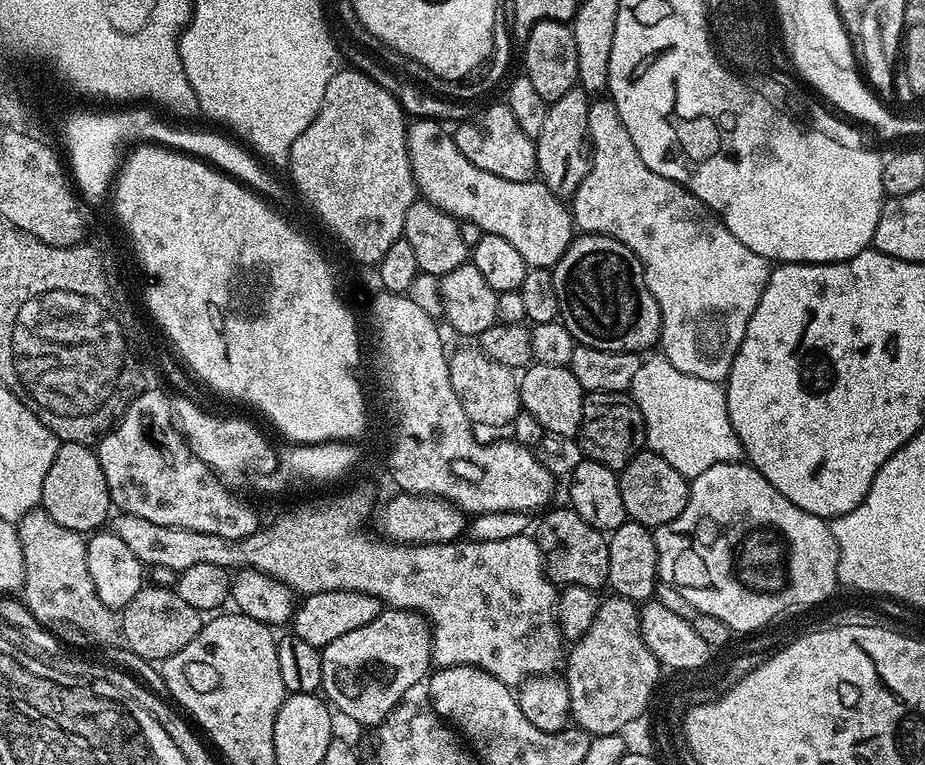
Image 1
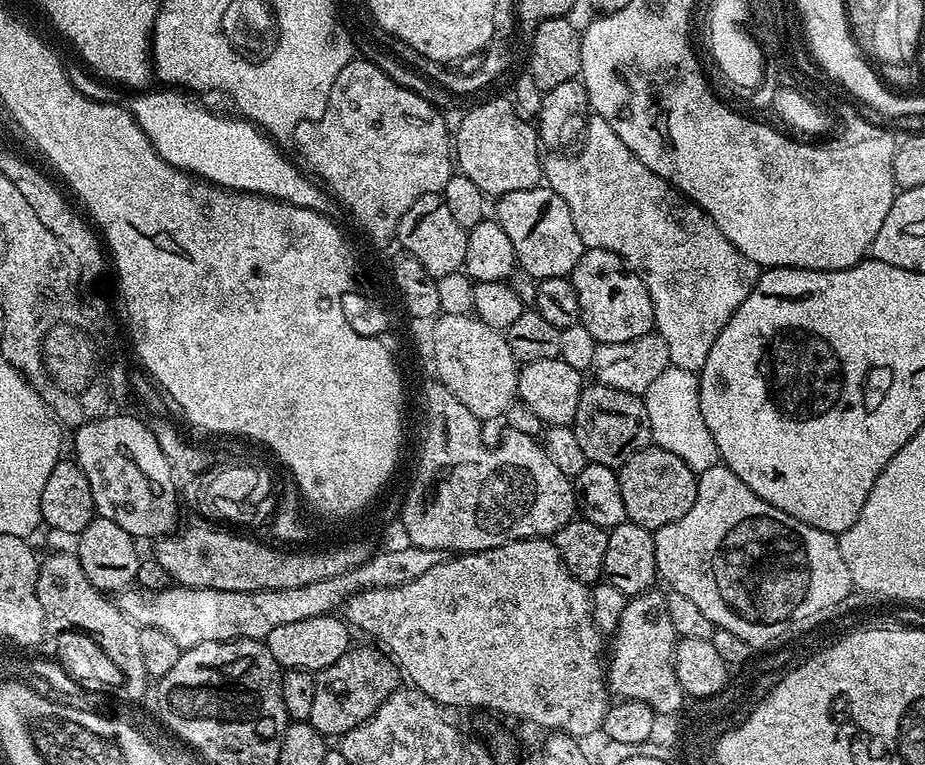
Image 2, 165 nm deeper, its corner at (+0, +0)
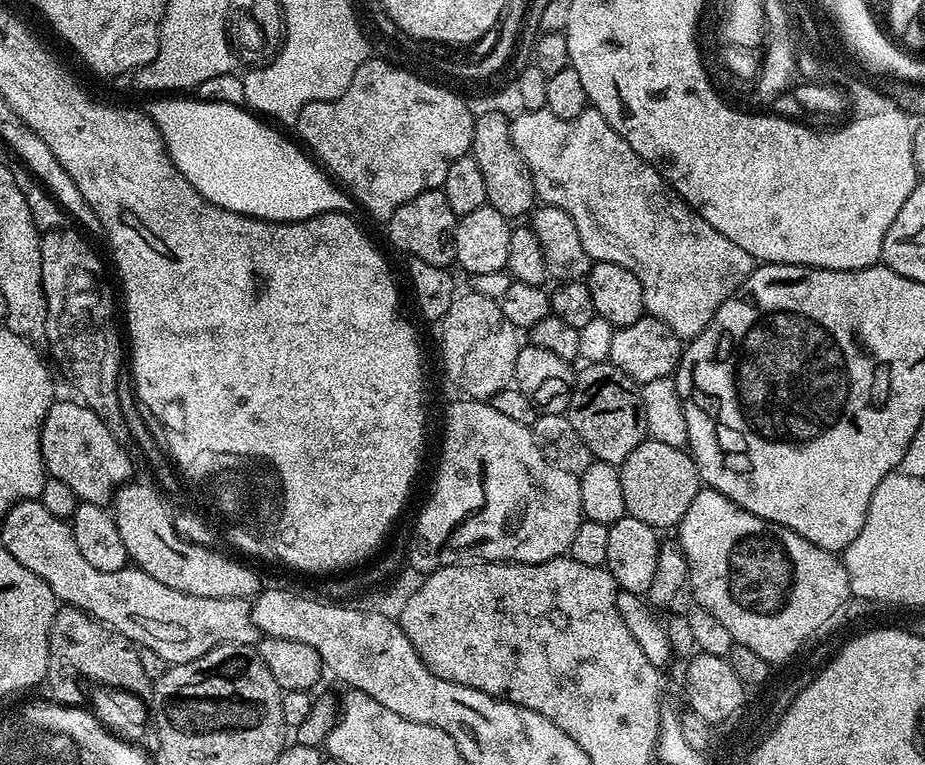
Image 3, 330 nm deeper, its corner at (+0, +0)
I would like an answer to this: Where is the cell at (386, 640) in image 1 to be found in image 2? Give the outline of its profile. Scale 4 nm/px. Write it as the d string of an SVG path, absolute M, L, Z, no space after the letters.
M349 647L348 652L342 654L342 658L338 658L338 662L334 662L334 666L326 666L326 670L322 670L316 676L314 706L310 710L310 718L307 723L312 724L314 730L318 730L321 736L339 738L344 733L354 730L354 726L366 722L380 709L382 702L386 702L386 698L390 698L390 694L401 687L402 673L400 669L383 651L380 652L375 652L372 648Z

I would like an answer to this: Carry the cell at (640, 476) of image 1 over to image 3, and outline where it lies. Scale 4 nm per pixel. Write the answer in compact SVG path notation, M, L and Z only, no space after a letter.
M645 438L641 444L634 446L618 467L625 513L657 530L675 529L702 487L700 470L691 451L666 446L666 442L651 438Z

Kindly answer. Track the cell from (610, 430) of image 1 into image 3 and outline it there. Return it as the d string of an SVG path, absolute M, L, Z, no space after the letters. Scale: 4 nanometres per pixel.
M607 363L589 364L583 370L585 372L581 376L579 373L570 397L572 425L574 430L578 430L582 442L590 446L593 457L599 463L618 466L626 458L626 454L630 454L630 450L634 450L634 446L638 446L646 438L644 403L640 400L640 392L631 392L627 388L629 385L615 375L604 376L610 372Z

